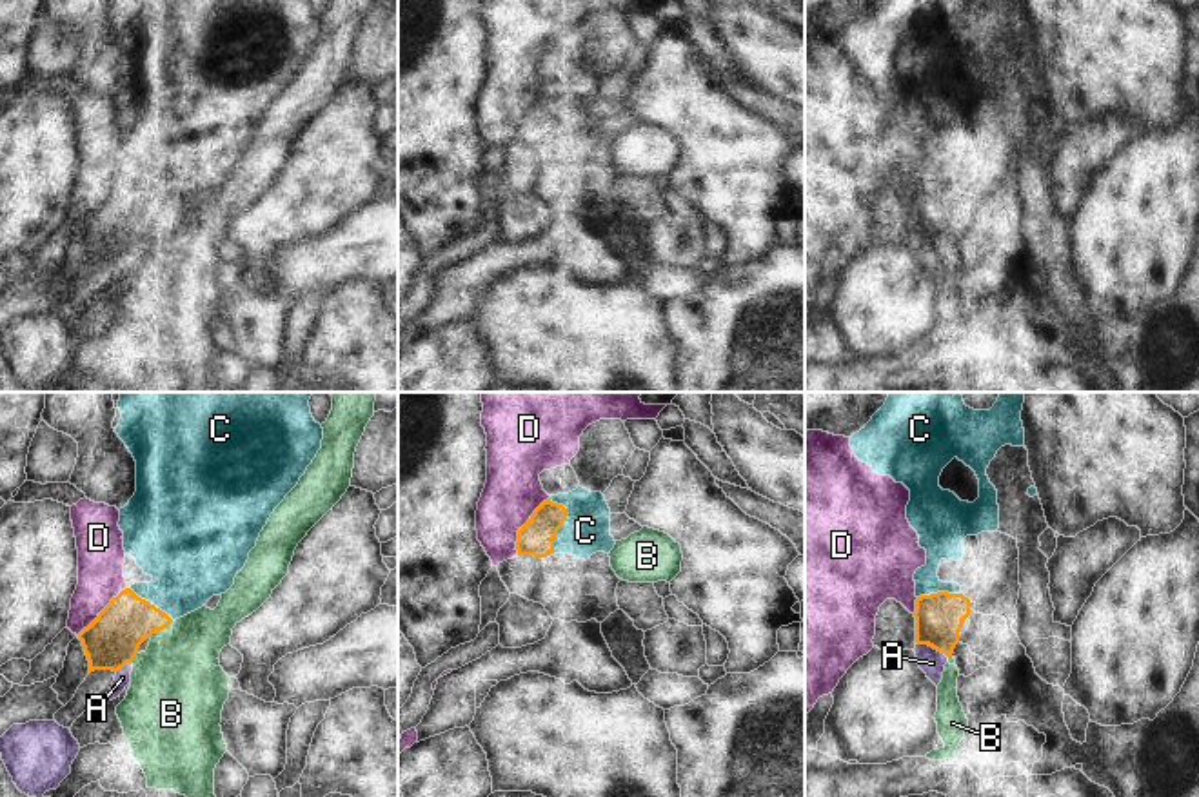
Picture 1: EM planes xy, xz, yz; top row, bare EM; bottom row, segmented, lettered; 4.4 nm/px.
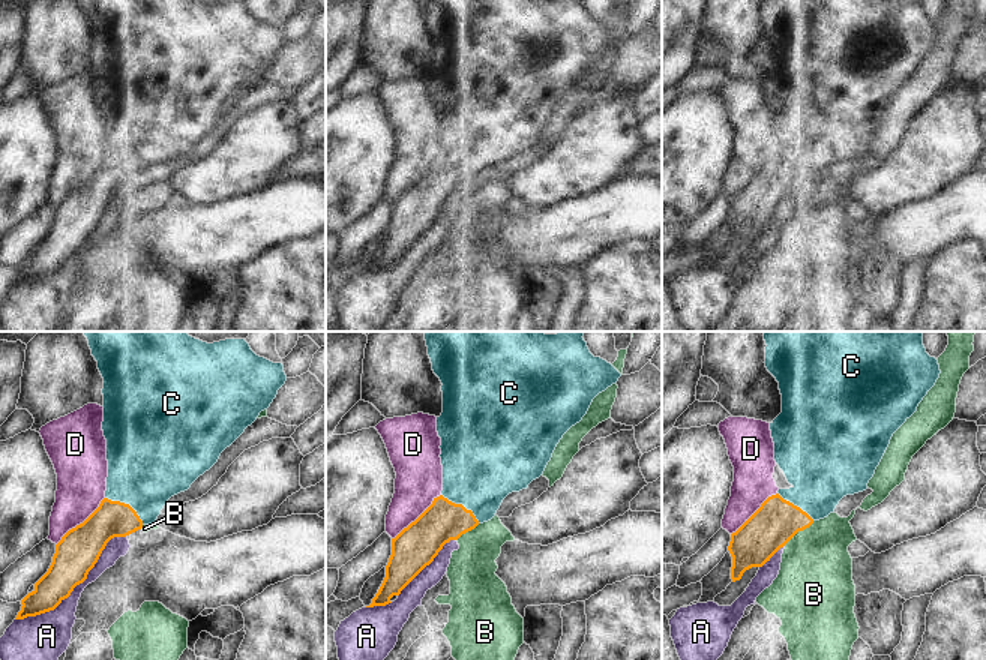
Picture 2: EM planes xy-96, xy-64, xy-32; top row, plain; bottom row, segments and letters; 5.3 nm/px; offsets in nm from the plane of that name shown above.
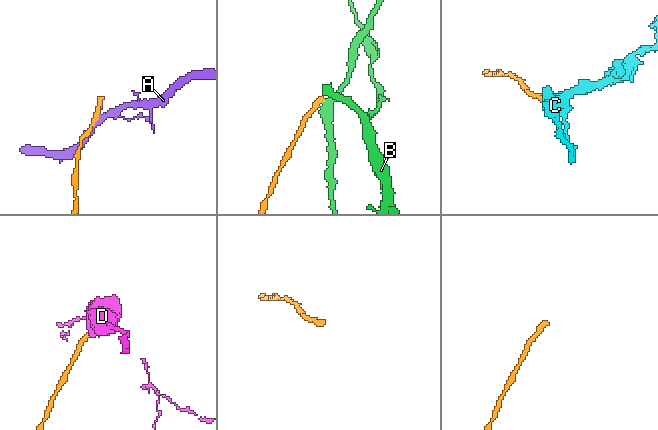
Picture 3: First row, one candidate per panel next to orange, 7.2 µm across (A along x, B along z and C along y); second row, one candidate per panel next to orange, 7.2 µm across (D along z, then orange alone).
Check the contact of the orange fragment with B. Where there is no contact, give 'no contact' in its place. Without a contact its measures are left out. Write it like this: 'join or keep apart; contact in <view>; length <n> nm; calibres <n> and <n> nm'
keep apart; contact in xy; length 130 nm; calibres 240 and 400 nm

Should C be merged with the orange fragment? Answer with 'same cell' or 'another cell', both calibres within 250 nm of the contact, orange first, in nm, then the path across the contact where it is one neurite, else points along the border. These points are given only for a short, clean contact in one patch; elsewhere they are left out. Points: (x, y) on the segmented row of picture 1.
same cell; calibres 160 and 200 nm; way xz (536, 538), (562, 523), (578, 523), (585, 531)

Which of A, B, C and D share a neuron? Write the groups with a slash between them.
A / B / C / D

